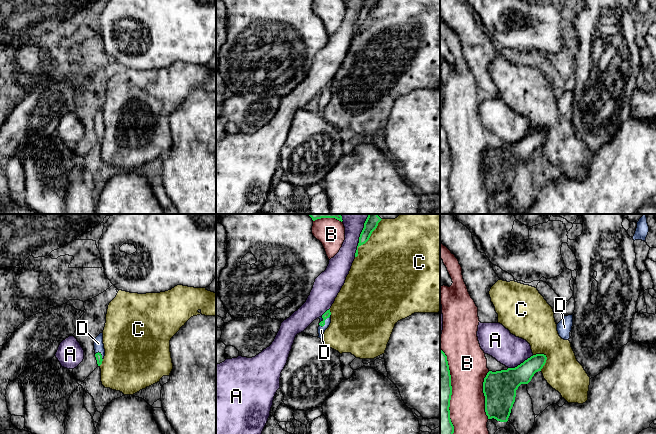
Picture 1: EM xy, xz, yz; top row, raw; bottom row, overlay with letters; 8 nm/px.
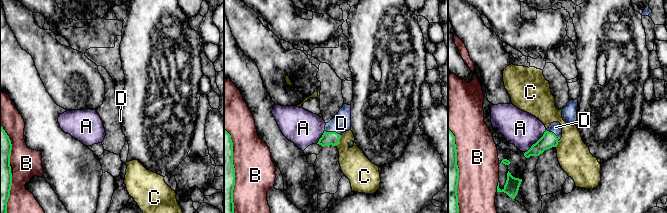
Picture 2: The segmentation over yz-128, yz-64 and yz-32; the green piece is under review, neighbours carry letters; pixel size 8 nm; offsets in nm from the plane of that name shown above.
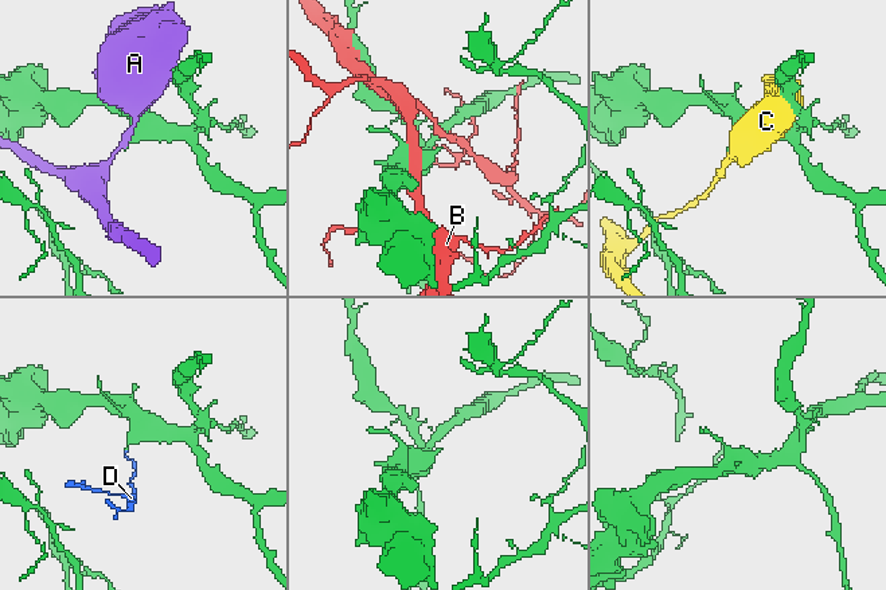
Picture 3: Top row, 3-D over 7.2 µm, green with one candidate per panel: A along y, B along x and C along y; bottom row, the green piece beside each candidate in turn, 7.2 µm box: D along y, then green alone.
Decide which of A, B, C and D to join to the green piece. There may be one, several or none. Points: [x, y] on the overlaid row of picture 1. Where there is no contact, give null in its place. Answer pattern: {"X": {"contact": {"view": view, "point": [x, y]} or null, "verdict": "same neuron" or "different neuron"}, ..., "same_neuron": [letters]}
{"A": {"contact": {"view": "xz", "point": [360, 235]}, "verdict": "different neuron"}, "B": {"contact": {"view": "yz", "point": [484, 395]}, "verdict": "different neuron"}, "C": {"contact": {"view": "xz", "point": [368, 239]}, "verdict": "different neuron"}, "D": {"contact": {"view": "xz", "point": [324, 321]}, "verdict": "same neuron"}, "same_neuron": ["D"]}

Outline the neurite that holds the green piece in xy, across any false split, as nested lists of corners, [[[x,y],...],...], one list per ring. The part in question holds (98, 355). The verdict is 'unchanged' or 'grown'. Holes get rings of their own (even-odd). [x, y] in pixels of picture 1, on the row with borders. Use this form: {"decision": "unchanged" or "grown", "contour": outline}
{"decision": "grown", "contour": [[[100,333],[95,338],[94,350],[95,350],[95,357],[97,360],[97,364],[98,366],[100,366],[105,356],[105,349],[104,349],[104,344],[103,344],[103,333]]]}

